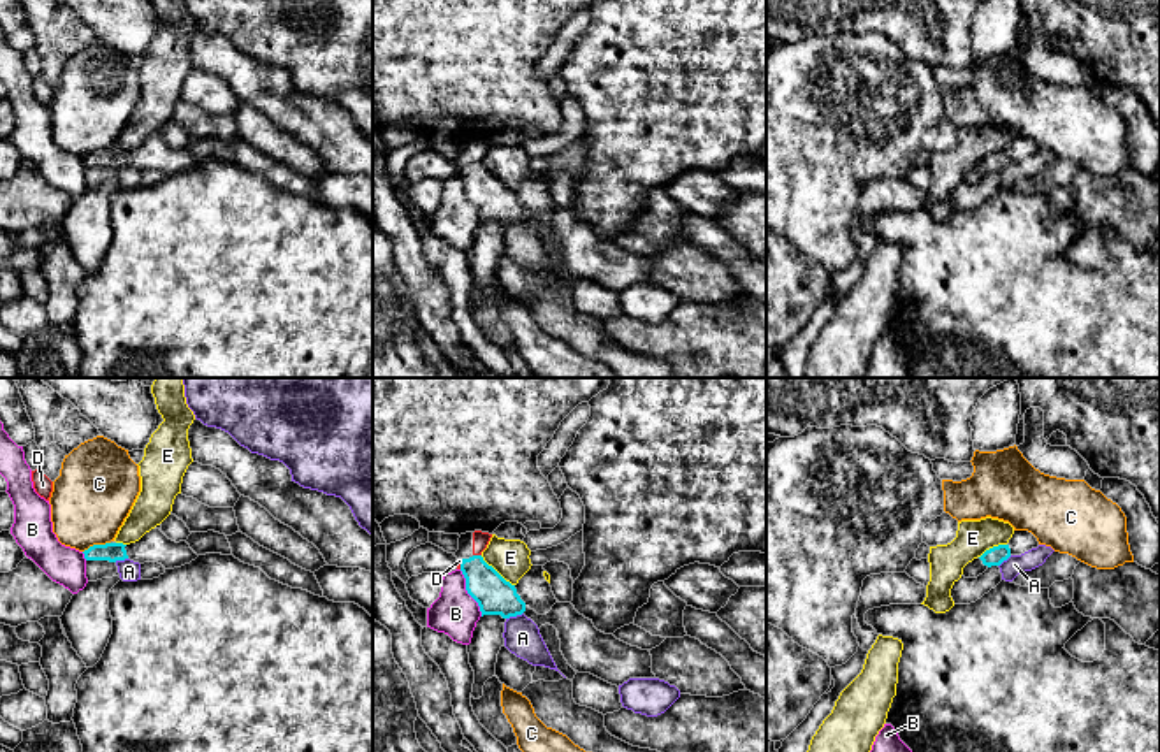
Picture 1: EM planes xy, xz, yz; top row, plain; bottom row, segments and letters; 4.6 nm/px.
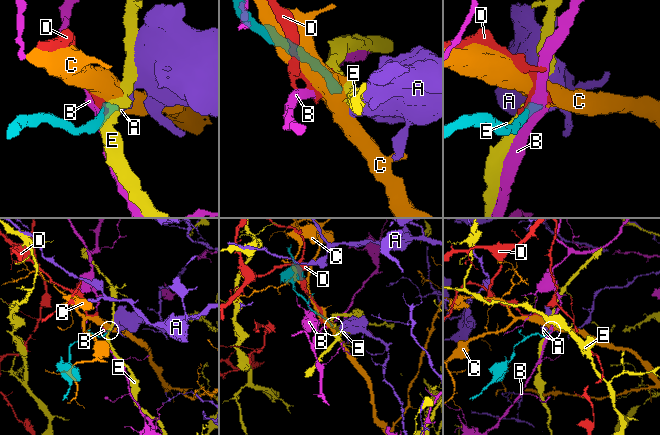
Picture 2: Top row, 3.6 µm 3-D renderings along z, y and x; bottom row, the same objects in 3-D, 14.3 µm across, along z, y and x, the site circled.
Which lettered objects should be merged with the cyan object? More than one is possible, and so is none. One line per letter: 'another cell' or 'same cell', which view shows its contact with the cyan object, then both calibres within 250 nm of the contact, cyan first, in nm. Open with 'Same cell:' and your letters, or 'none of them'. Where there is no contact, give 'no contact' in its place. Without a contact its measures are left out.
Same cell: none of them
A: another cell; contact in xz; calibres 170 and 160 nm
B: another cell; contact in xz; calibres 170 and 200 nm
C: another cell; contact in xy; calibres 90 and 360 nm
D: another cell; contact in xz; calibres 170 and 80 nm
E: another cell; contact in xz; calibres 170 and 180 nm

